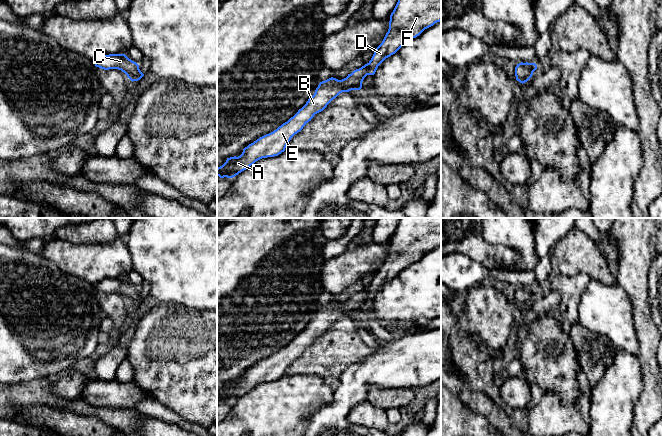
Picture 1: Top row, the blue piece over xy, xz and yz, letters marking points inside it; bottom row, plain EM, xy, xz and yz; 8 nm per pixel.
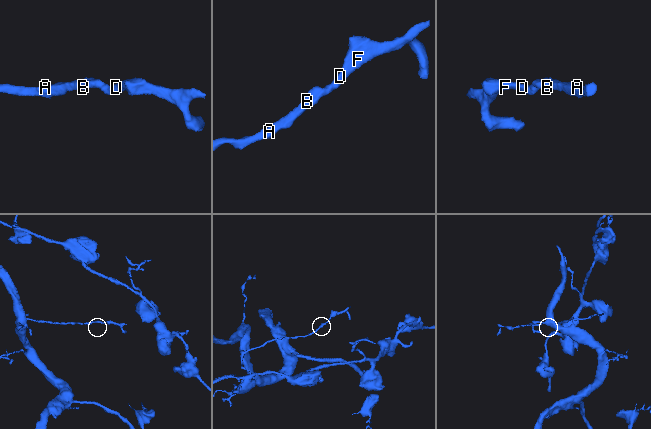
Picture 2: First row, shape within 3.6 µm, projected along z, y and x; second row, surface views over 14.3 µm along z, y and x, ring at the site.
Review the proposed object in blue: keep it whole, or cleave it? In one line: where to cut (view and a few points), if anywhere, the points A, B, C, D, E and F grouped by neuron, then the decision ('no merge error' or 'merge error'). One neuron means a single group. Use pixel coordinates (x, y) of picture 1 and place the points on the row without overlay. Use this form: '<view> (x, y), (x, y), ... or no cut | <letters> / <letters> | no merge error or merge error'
no cut | A B C D E F | no merge error

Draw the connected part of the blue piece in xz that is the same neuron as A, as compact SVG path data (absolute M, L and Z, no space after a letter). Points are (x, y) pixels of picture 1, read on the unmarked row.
M399 218L398 226L390 239L388 256L370 285L342 304L331 301L320 306L314 319L293 341L273 356L249 368L240 380L227 382L226 386L217 392L217 400L233 402L256 385L284 376L291 362L340 317L360 314L364 302L374 299L386 282L440 245L441 218Z

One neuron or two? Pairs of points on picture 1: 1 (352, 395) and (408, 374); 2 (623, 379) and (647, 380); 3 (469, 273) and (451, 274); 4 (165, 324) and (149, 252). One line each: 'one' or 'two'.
1: one
2: two
3: one
4: two

